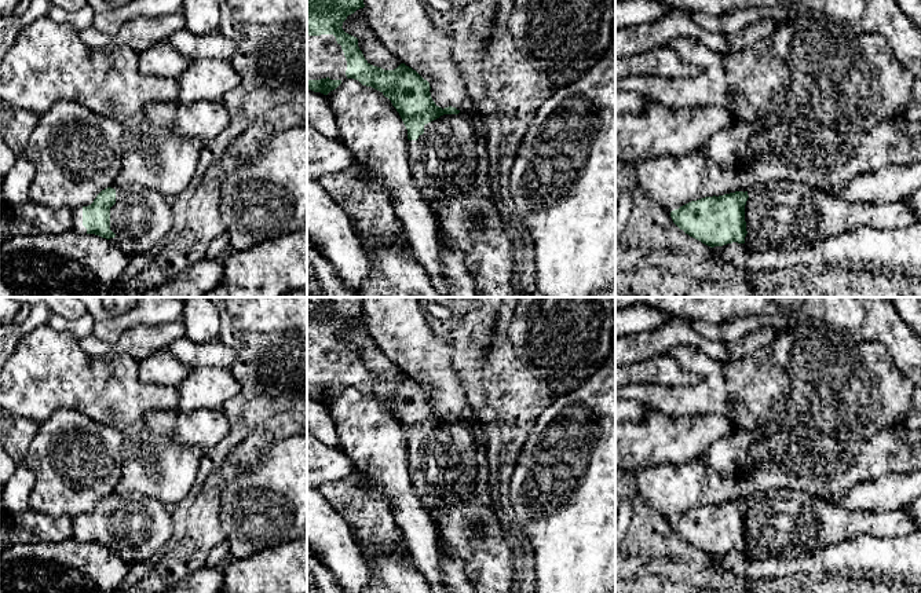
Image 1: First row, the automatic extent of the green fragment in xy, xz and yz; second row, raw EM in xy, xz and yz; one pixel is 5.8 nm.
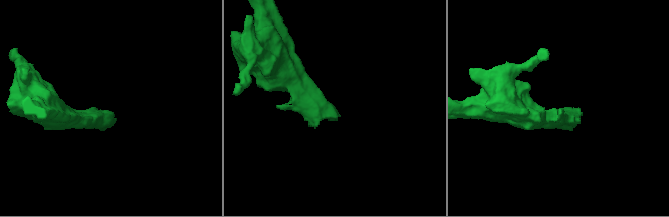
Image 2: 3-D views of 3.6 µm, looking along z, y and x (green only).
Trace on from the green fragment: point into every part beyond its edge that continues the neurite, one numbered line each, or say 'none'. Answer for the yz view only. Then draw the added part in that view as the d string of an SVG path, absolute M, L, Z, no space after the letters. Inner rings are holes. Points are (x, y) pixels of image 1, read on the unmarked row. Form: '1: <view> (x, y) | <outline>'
1: yz (786, 523) | M797 490L756 493L748 497L748 504L745 554L752 560L767 560L774 556L794 560L801 553L815 552L859 534L885 538L921 530L921 524L915 523L902 509L884 512L843 509Z

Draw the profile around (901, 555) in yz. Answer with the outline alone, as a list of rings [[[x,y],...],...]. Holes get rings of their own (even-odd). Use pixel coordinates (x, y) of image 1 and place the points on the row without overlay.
[[[921,530],[885,538],[859,534],[823,549],[801,553],[794,560],[782,556],[752,560],[738,550],[714,554],[712,559],[717,571],[734,572],[746,582],[860,570],[878,571],[887,578],[921,575]]]

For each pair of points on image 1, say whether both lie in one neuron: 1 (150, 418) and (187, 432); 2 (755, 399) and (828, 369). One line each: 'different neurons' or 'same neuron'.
1: same neuron
2: same neuron

